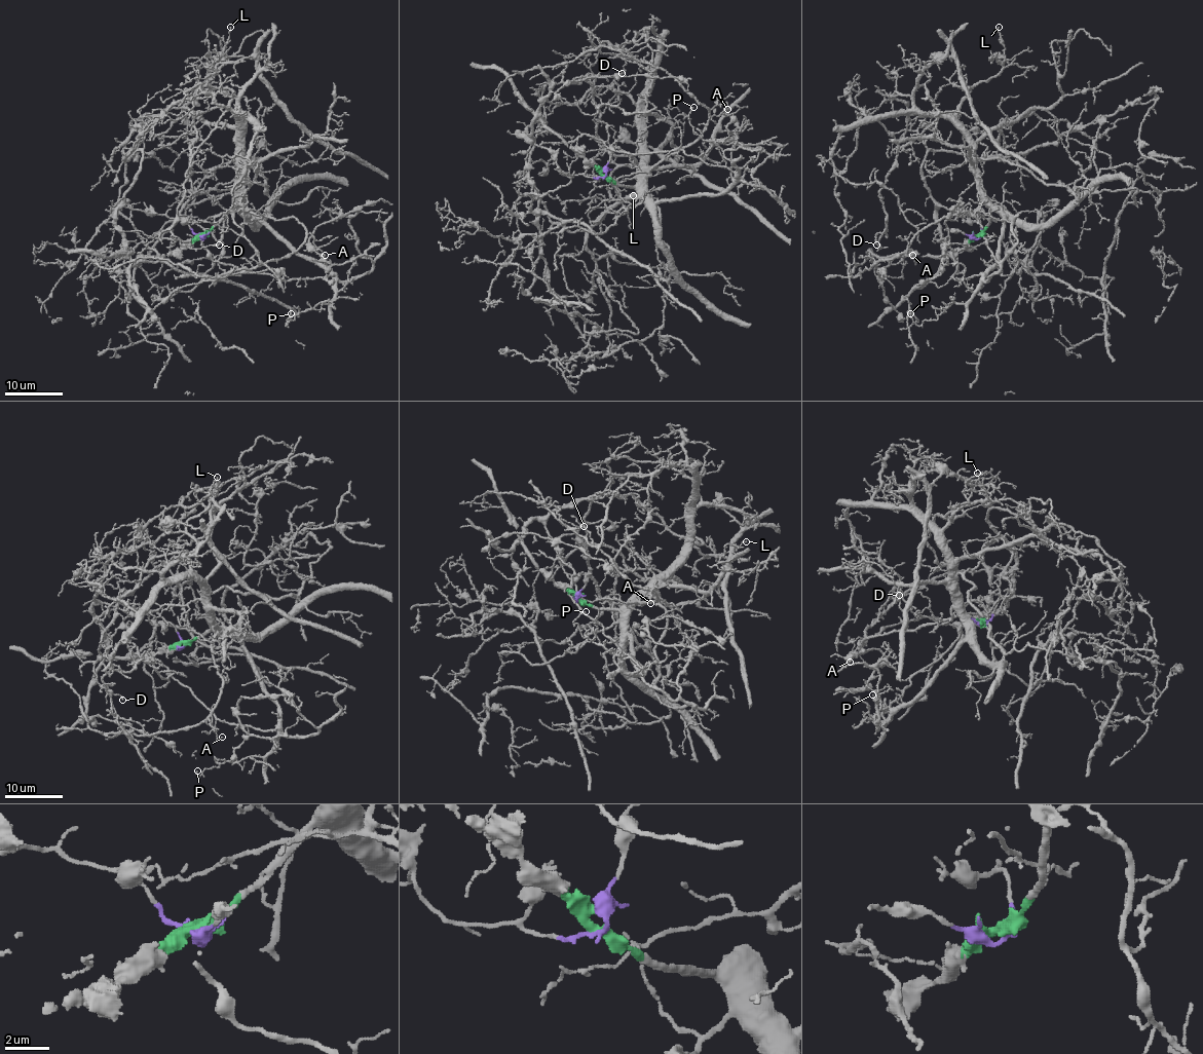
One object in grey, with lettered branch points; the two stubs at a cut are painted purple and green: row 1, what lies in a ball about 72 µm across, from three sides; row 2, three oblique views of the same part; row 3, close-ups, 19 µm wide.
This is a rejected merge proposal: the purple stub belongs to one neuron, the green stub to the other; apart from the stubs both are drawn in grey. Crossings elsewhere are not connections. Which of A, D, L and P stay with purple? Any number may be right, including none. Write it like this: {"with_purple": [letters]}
{"with_purple": []}

